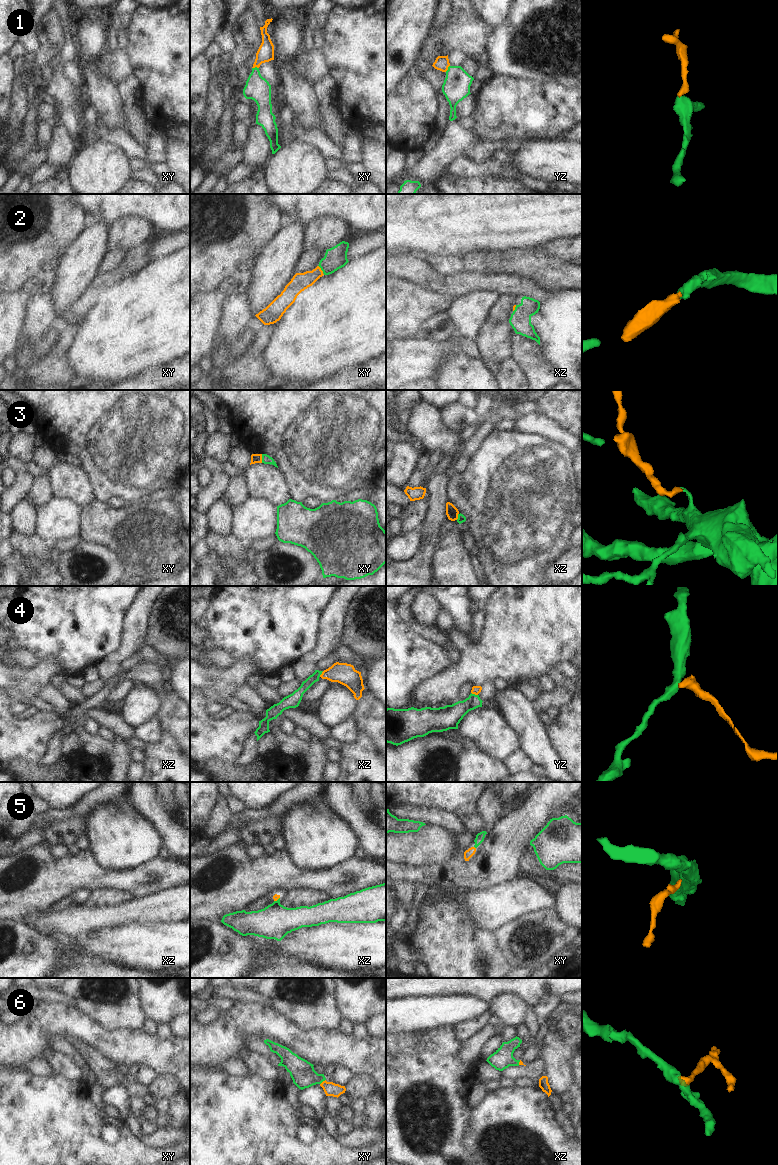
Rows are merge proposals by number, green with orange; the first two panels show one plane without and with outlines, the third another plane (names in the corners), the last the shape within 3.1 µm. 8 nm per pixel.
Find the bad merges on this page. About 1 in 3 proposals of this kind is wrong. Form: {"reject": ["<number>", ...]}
{"reject": ["4", "5"]}

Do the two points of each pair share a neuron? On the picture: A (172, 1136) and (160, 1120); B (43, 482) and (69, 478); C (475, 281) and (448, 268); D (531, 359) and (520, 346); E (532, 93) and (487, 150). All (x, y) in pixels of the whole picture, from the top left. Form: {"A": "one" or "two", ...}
{"A": "two", "B": "two", "C": "two", "D": "one", "E": "one"}

